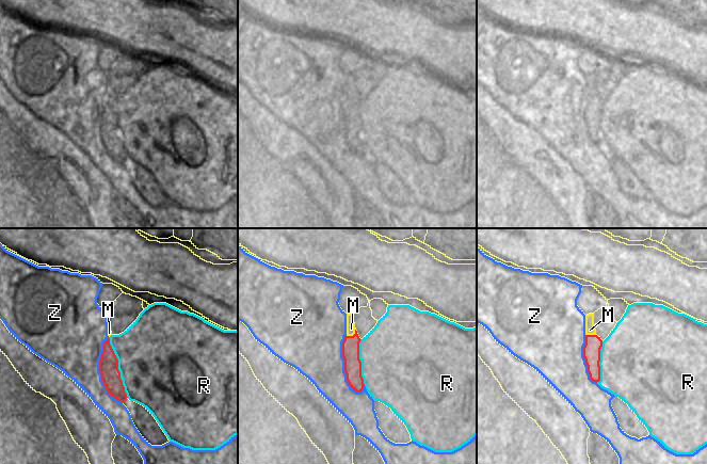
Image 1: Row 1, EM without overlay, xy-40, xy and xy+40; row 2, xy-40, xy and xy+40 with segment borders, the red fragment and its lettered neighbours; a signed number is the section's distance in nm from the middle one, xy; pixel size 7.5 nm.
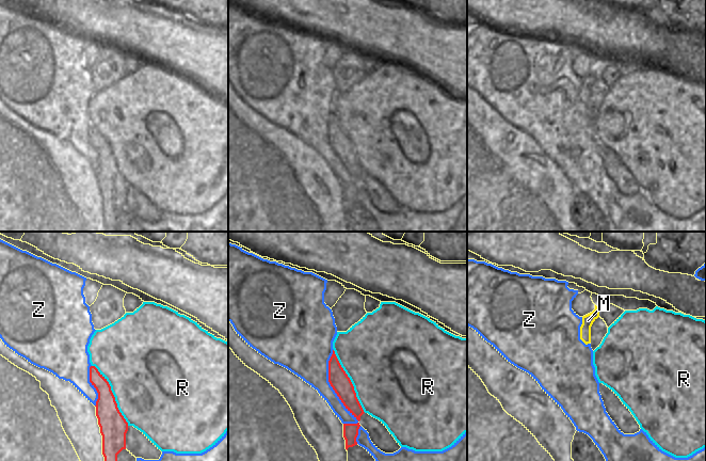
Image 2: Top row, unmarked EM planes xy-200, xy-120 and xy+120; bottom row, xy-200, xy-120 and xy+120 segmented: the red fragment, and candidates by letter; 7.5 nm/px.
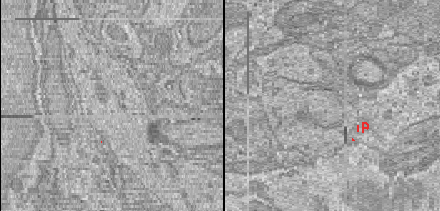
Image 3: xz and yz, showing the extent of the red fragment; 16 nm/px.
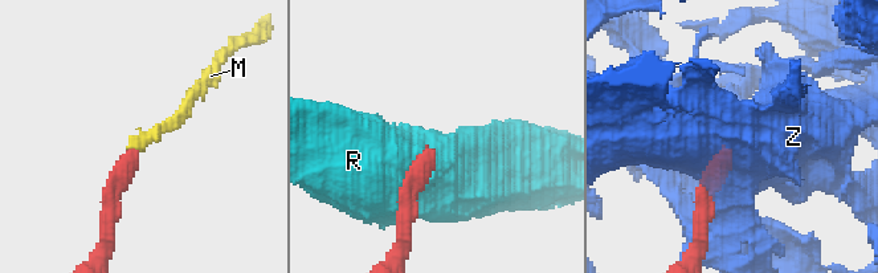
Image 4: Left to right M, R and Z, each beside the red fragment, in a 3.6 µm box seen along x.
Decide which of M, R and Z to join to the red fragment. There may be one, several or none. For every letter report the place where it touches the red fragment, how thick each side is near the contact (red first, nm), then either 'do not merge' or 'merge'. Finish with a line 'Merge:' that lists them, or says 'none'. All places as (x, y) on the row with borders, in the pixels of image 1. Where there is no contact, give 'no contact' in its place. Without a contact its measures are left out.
M: contact xy (353, 335); calibres 130 and 70 nm; merge
R: contact xy-40 (117, 367); calibres 140 and 480 nm; do not merge
Z: contact xy-40 (99, 371); calibres 140 and 400 nm; do not merge
Merge: M

